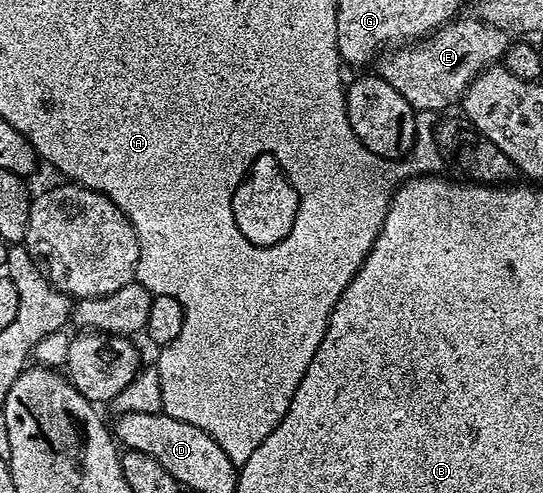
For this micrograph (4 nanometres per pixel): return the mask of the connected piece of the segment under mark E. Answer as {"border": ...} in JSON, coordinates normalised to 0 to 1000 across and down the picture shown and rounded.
{"border":[[[847,34],[803,57],[794,71],[772,83],[709,101],[691,122],[689,136],[702,160],[726,172],[726,181],[748,197],[761,225],[818,229],[831,209],[845,211],[853,203],[856,181],[877,162],[884,146],[926,122],[937,85],[937,65],[928,57],[893,47],[880,34]]]}

